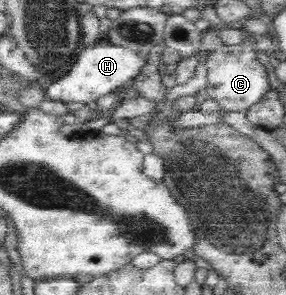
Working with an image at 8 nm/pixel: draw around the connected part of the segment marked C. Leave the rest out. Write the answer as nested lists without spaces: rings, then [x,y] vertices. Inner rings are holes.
[[[244,43],[238,46],[224,45],[207,58],[207,91],[220,108],[229,113],[245,113],[269,90],[268,74],[255,57],[255,52]]]

